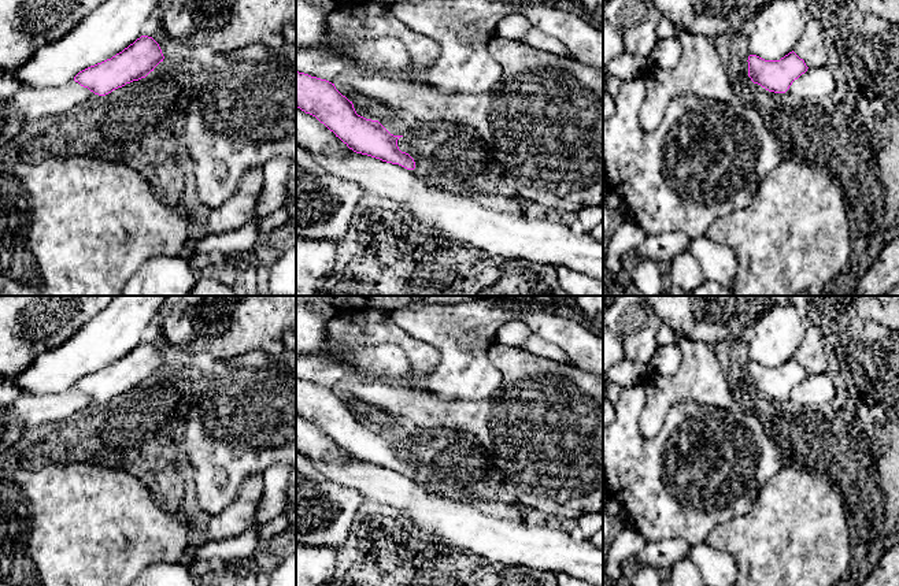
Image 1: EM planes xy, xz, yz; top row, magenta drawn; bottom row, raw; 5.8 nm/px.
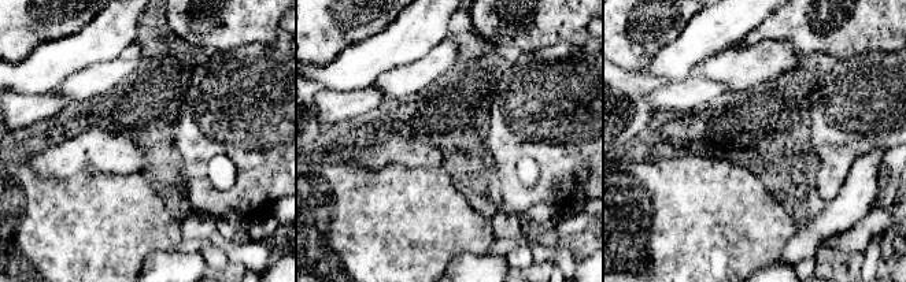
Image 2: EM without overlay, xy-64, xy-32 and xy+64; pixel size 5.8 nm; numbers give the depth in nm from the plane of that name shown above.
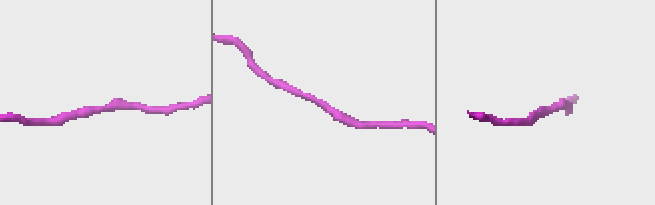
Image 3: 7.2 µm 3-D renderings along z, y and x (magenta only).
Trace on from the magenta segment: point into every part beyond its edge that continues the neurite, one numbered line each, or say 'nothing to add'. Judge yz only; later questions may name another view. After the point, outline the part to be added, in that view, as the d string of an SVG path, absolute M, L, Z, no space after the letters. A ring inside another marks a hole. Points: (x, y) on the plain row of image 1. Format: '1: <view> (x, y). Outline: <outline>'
nothing to add

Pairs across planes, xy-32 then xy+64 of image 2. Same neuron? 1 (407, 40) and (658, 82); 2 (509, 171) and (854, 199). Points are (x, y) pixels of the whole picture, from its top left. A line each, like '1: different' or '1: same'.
1: different
2: different

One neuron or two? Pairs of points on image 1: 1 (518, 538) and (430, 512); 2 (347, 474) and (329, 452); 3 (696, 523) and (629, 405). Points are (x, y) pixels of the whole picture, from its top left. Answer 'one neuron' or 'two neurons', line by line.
1: one neuron
2: two neurons
3: one neuron

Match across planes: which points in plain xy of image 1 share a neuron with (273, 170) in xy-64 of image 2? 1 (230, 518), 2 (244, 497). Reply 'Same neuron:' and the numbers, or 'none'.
Same neuron: none

